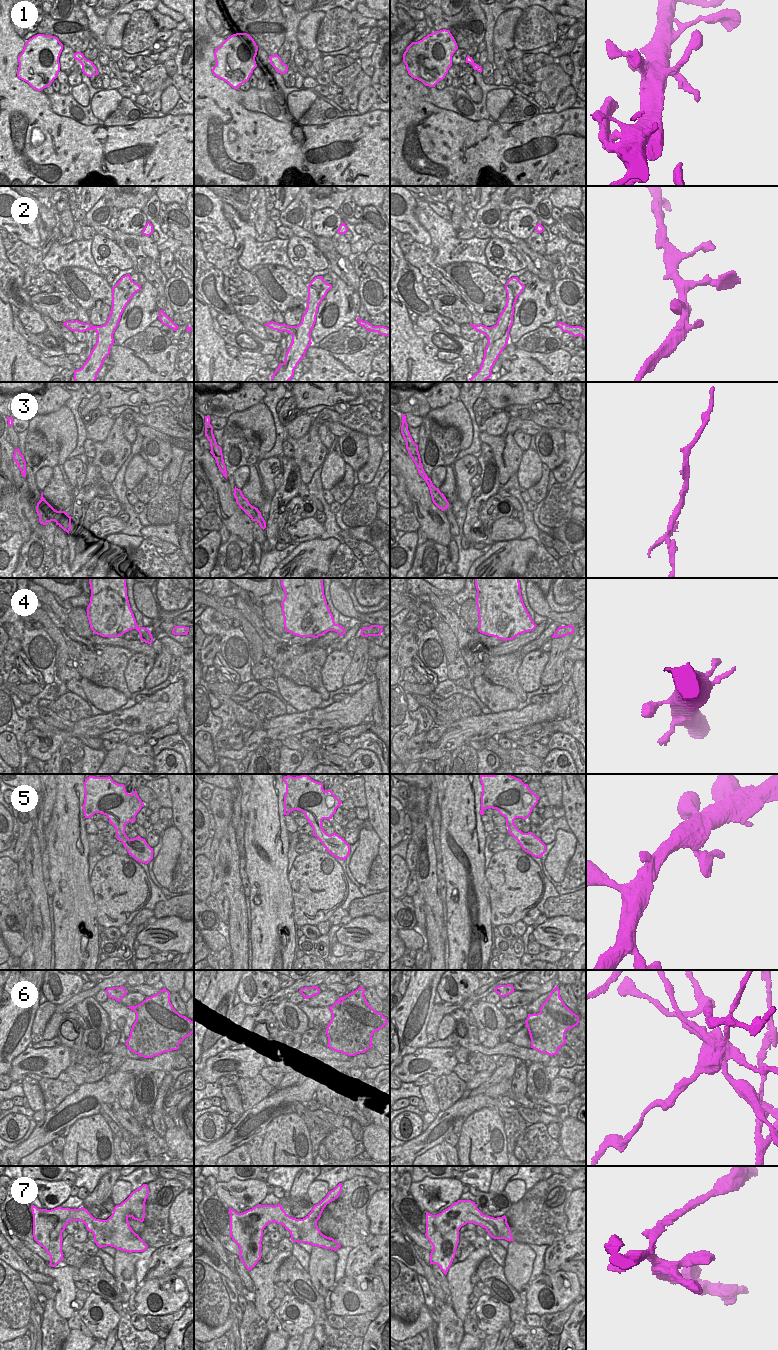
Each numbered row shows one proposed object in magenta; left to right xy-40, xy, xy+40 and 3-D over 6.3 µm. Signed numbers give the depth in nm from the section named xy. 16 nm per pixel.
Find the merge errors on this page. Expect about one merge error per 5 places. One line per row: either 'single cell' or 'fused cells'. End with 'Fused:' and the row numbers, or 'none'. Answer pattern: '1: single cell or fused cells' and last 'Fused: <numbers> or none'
1: single cell
2: single cell
3: fused cells
4: single cell
5: single cell
6: fused cells
7: single cell
Fused: 3, 6

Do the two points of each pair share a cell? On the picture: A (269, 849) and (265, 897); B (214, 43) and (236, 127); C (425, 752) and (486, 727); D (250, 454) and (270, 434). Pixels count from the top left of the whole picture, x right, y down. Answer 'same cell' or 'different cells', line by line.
A: same cell
B: same cell
C: same cell
D: different cells

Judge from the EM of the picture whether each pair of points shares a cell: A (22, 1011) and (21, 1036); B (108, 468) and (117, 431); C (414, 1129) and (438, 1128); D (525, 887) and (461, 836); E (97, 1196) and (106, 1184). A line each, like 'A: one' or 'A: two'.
A: one
B: one
C: two
D: two
E: one

